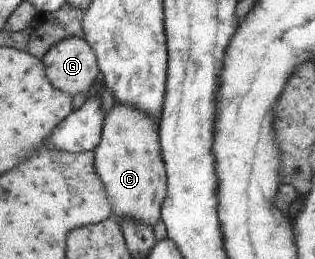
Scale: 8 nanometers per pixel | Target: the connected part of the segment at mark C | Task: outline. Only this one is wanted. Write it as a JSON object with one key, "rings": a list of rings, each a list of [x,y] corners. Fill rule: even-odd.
{"rings":[[[116,101],[107,114],[100,145],[95,149],[97,170],[109,189],[116,215],[152,226],[161,219],[168,192],[168,171],[161,156],[160,123],[136,106]]]}

